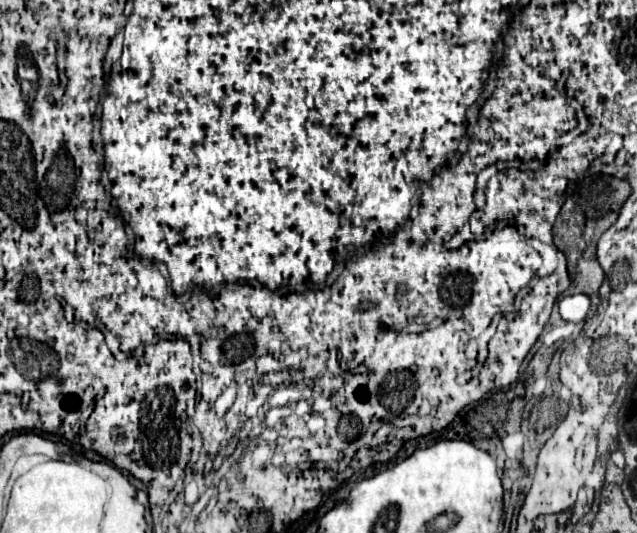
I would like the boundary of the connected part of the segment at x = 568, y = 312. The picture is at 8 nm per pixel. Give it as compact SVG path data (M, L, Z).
M572 295L572 297L564 297L560 303L560 317L564 321L572 321L572 323L580 323L586 319L588 309L590 309L590 299L586 295Z

